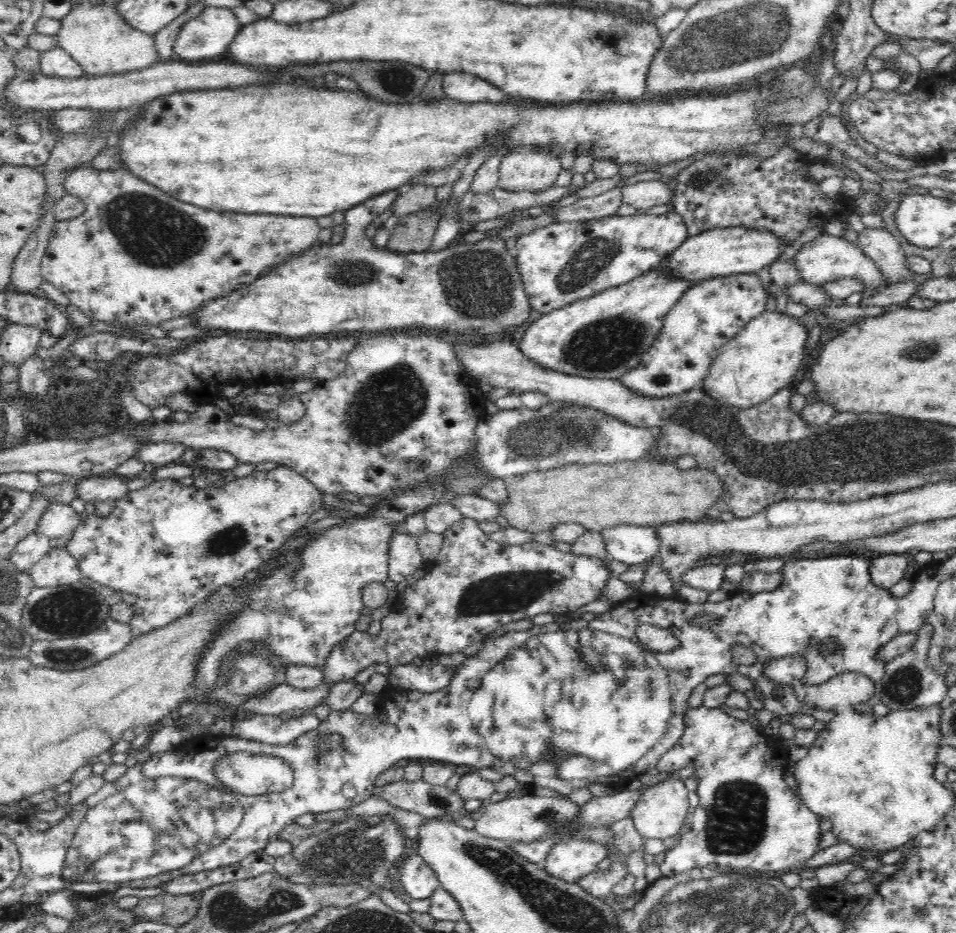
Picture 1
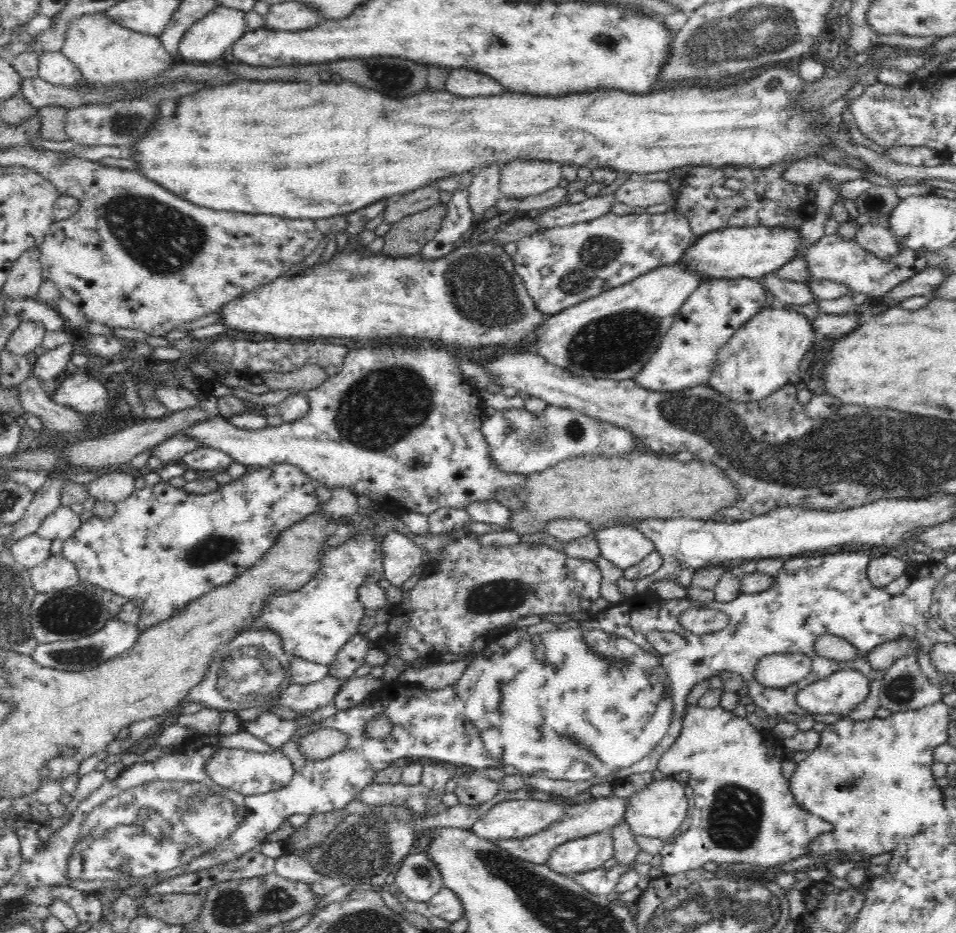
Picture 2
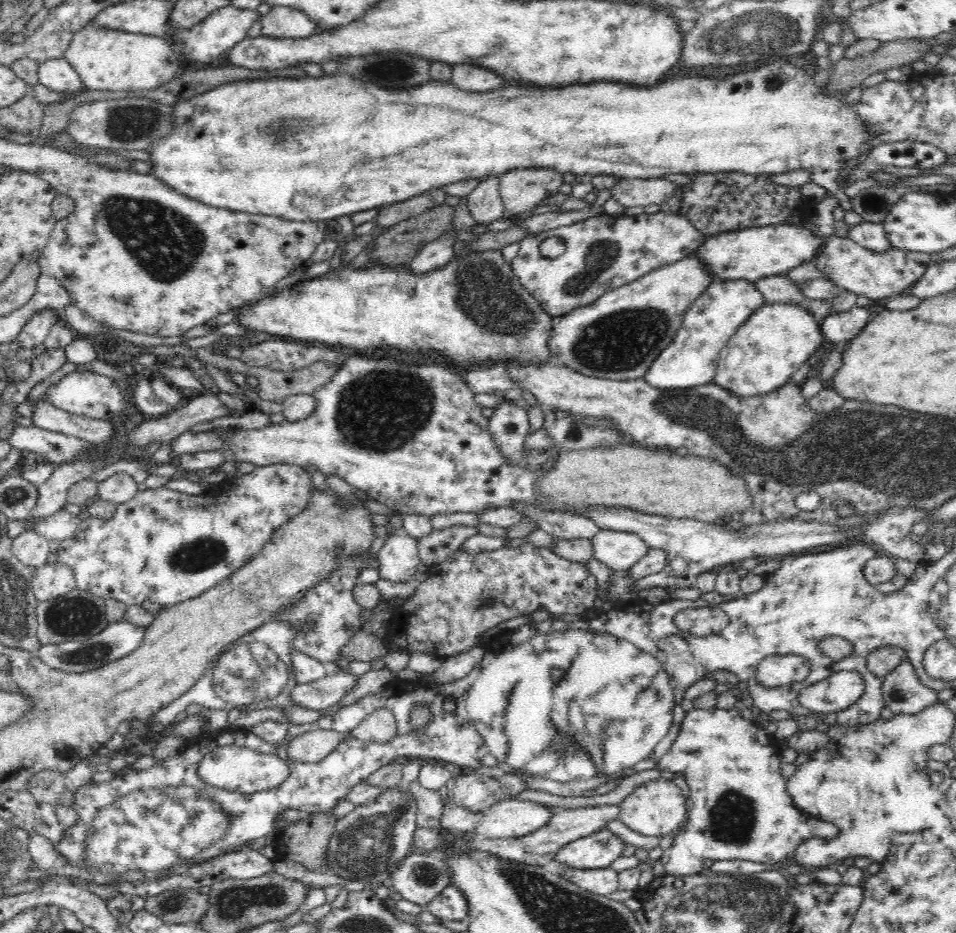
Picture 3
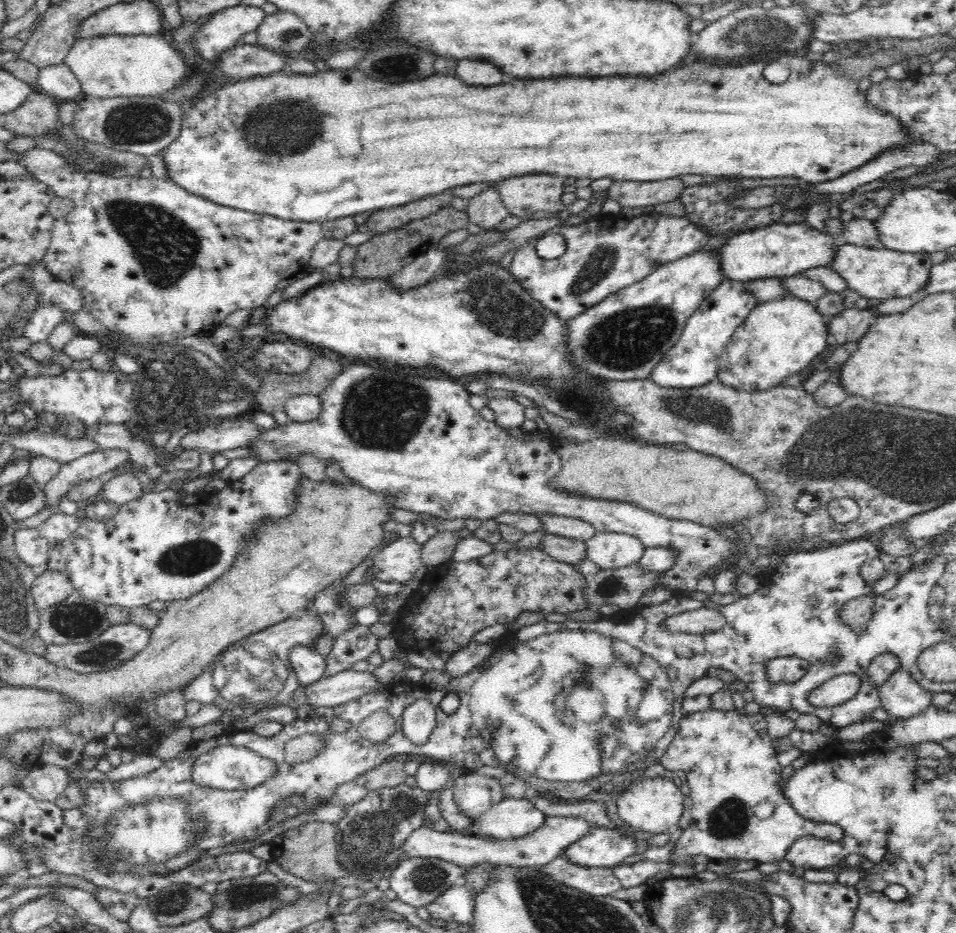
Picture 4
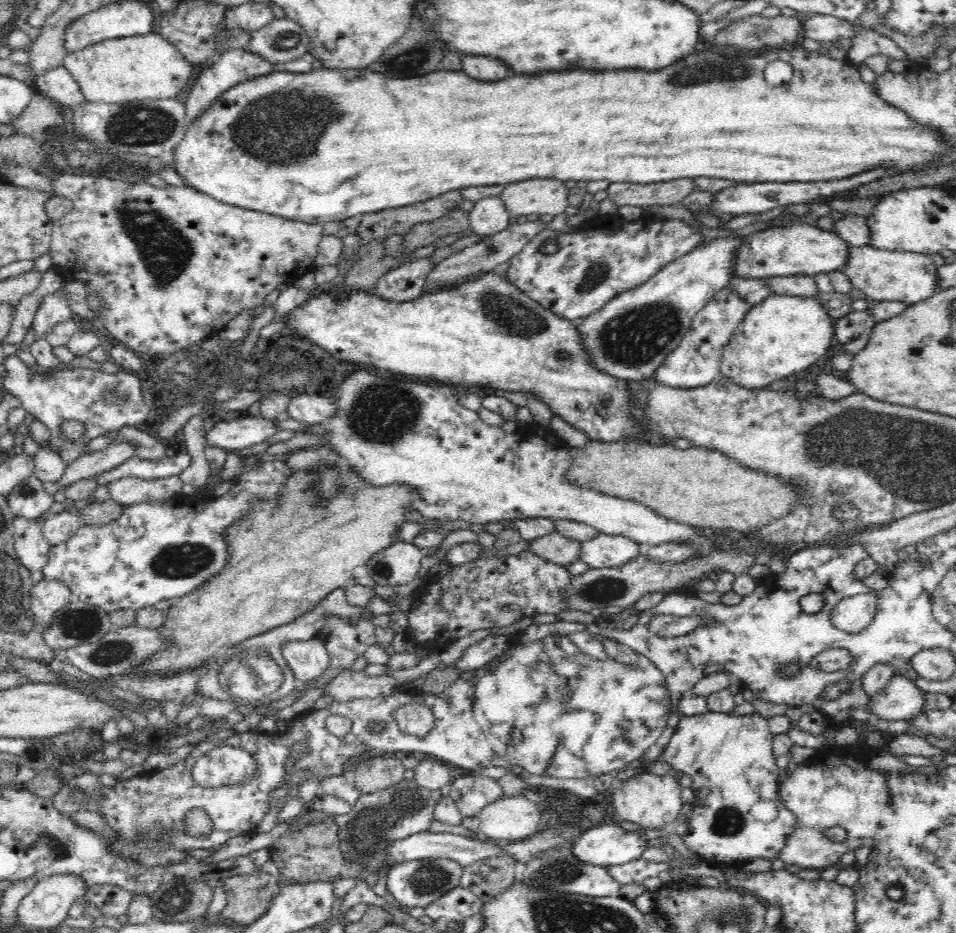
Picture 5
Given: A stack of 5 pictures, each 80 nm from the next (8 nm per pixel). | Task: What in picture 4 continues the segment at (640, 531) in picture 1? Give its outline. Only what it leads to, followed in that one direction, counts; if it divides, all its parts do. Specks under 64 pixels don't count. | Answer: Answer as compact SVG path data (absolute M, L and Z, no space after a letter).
M597 532L585 543L587 559L603 570L636 564L646 550L636 536L616 532Z

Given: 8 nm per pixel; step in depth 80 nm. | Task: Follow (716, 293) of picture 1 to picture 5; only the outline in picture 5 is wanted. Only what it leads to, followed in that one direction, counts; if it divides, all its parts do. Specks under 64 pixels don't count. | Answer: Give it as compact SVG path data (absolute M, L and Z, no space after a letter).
M729 284L722 288L696 314L692 326L680 341L680 346L666 356L666 360L659 365L652 378L672 388L698 388L717 380L721 374L720 360L724 347L730 342L734 331L751 308L752 305L740 298Z

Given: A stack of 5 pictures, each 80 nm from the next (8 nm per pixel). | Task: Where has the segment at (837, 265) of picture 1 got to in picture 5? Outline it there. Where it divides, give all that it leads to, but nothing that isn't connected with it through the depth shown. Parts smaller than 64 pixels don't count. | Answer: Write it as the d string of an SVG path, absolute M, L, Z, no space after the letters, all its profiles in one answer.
M869 244L849 247L848 262L844 264L842 272L851 280L852 288L861 290L868 300L892 300L892 302L905 302L908 306L934 296L938 291L938 273L932 261L932 256L918 254L917 252L889 251L883 248L872 248Z

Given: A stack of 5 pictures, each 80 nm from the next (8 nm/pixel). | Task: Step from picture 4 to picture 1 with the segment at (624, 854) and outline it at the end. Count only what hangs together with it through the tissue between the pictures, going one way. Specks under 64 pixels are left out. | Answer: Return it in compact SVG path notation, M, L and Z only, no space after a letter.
M571 839L552 846L543 864L552 877L576 883L579 878L598 870L598 864L606 857L606 843Z

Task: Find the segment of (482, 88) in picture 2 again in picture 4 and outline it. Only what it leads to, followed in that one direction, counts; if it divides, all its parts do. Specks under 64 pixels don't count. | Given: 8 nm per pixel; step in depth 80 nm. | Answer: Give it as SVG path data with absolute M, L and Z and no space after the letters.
M466 59L457 61L456 76L473 86L496 86L507 78L494 64L486 61Z

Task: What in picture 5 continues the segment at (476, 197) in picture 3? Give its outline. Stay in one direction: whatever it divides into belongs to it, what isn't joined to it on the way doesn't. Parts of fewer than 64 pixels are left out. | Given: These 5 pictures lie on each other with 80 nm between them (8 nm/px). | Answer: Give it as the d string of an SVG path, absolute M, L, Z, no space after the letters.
M488 196L478 200L468 214L469 226L472 227L472 234L476 236L492 236L511 225L511 213L498 196Z

